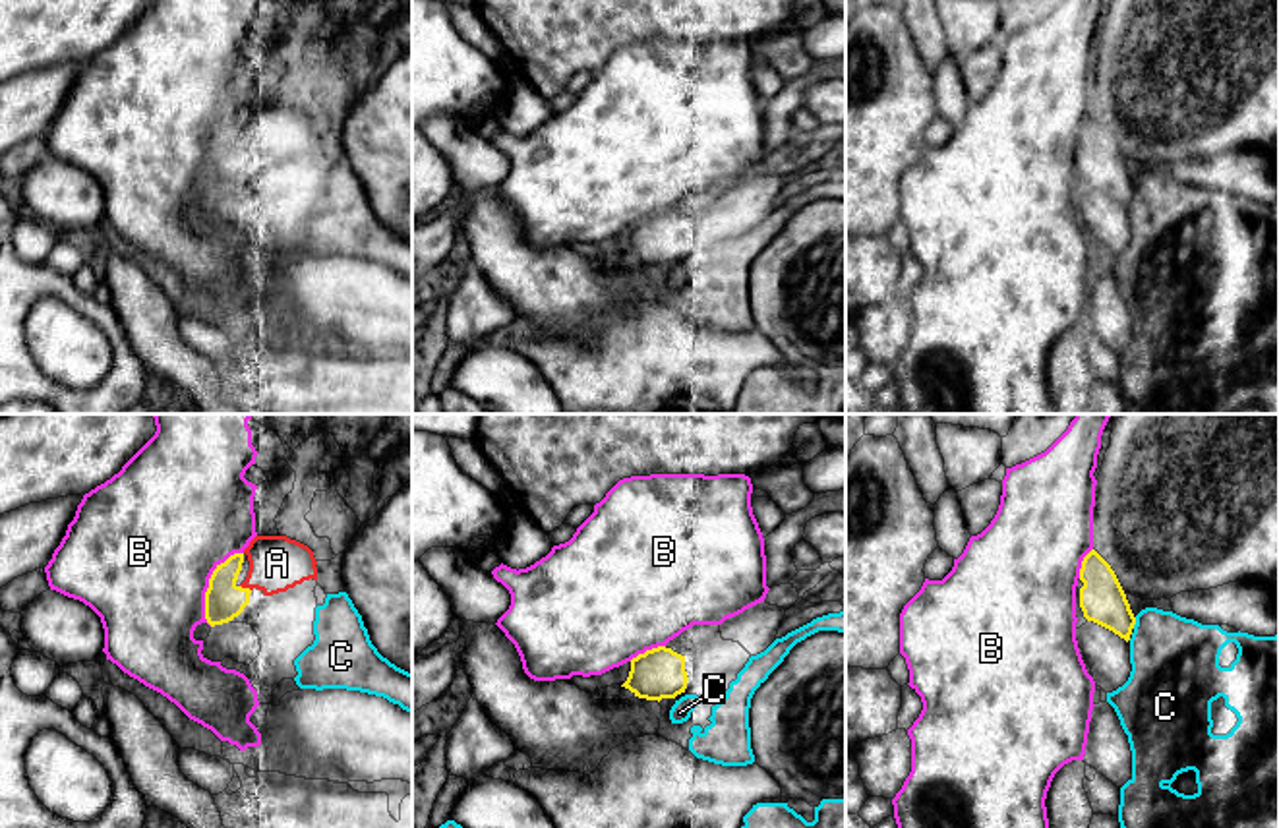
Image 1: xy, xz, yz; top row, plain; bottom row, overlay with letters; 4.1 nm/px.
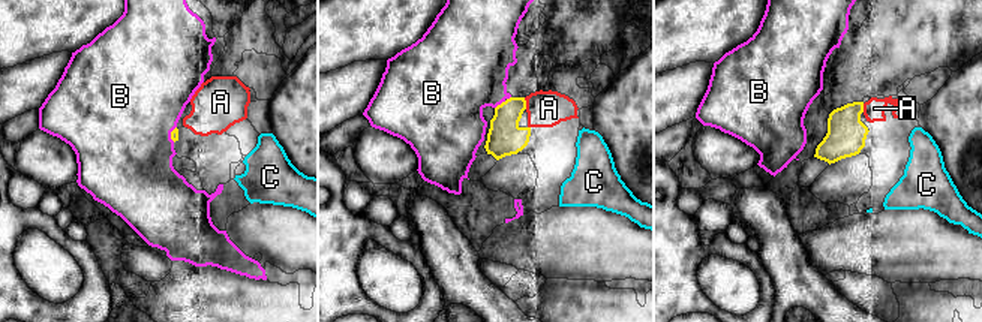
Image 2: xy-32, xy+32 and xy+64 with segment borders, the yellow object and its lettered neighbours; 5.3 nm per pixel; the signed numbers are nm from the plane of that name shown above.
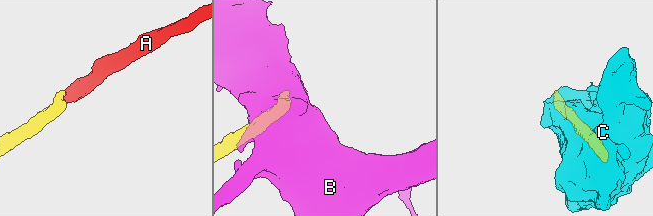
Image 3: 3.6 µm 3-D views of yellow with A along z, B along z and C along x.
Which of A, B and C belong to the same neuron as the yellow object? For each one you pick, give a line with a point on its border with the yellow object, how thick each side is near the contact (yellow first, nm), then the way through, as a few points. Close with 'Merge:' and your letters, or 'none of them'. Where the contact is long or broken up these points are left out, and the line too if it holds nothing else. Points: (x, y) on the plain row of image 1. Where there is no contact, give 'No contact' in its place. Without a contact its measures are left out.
A: Touches yellow at xy (246, 155). Thickness 160 nm (yellow) against 220 nm
Merge: A

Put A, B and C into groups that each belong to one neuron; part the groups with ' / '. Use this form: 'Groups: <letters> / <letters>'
Groups: A / B / C

